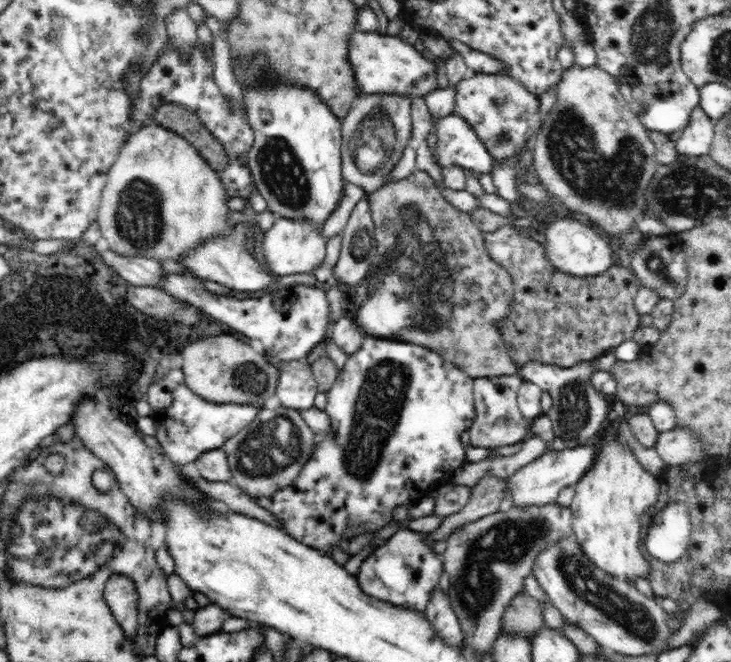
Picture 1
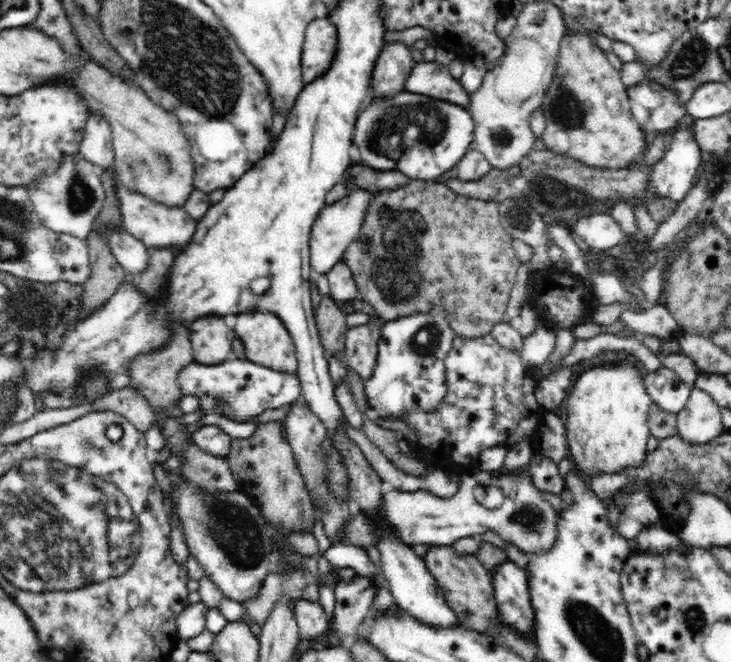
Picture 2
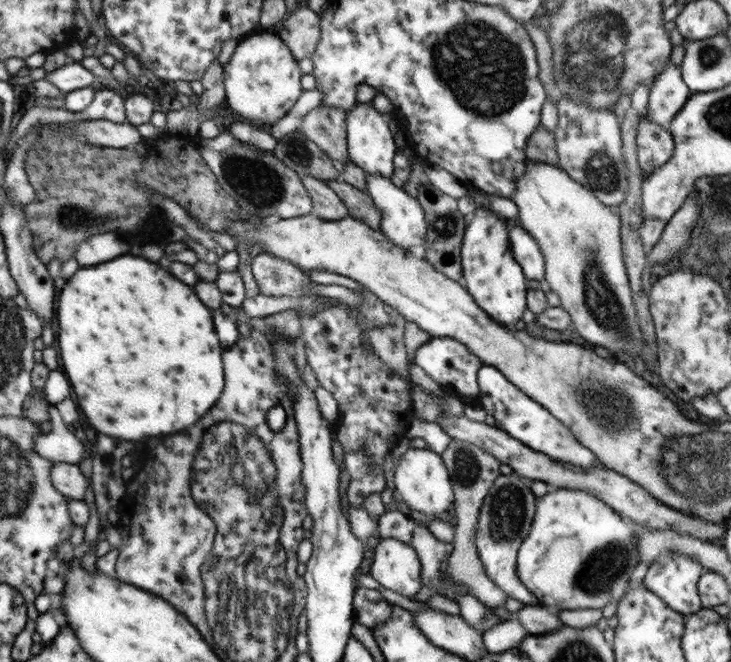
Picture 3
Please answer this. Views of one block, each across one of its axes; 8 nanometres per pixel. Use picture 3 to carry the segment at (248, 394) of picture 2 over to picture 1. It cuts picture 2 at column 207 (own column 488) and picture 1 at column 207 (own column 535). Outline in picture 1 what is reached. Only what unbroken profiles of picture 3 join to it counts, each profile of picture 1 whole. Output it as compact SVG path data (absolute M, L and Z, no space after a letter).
M170 370L161 380L154 381L145 397L152 407L151 418L156 424L154 436L161 452L180 466L195 462L203 452L221 448L229 438L252 423L261 410L252 404L215 404L203 400L185 384L182 370Z

